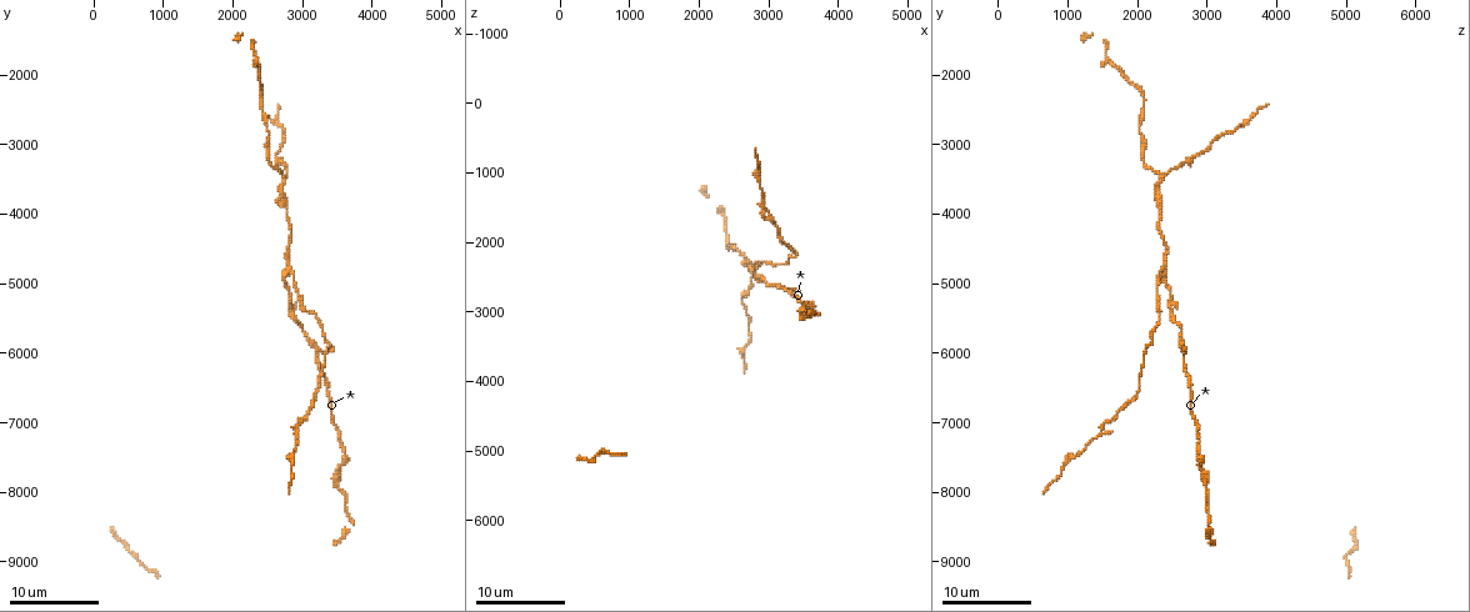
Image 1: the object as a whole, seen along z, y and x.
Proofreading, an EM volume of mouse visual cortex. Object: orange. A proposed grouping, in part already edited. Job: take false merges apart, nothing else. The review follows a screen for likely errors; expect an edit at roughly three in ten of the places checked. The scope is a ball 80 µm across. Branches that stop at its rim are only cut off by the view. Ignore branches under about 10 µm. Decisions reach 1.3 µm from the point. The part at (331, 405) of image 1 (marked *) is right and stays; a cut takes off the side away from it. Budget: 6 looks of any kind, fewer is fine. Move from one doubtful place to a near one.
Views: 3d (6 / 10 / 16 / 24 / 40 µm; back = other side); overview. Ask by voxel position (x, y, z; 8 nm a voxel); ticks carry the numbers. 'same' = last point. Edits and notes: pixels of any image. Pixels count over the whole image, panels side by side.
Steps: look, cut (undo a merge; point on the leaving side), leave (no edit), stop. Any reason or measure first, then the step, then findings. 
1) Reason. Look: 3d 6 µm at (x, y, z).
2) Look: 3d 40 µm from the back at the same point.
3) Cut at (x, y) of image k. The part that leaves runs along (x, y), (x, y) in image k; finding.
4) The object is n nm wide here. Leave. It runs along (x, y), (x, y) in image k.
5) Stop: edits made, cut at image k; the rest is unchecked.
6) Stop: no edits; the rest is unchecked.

Thick turns thin. Look: 3d 10 µm at (3600, 7600, 2900).

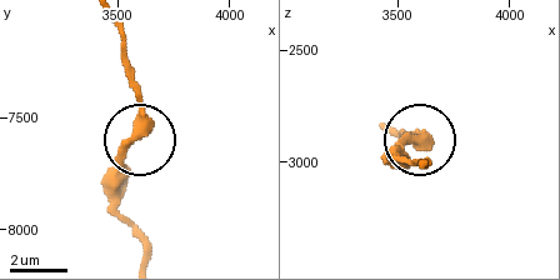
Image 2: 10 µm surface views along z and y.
Look: 3d 10 µm from the back at (3610, 7560, 2900).

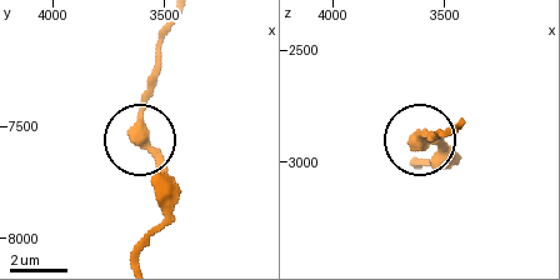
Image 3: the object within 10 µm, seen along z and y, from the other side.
Leave. All the same cell.

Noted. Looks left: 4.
Look: 3d 6 µm at (2800, 4800, 2400).

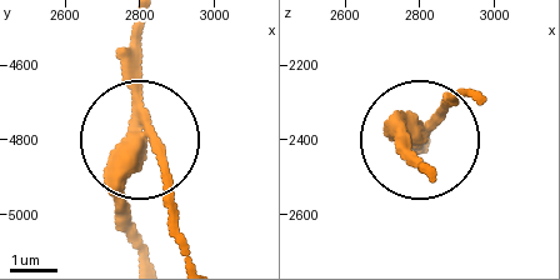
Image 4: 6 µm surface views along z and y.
3 arms meet here. Cut at (164, 151) of image 4. The part that leaves runs along (131, 93), (168, 173), (183, 256) in image 4; a second cell is stuck on.

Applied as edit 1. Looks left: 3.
Look: overview.

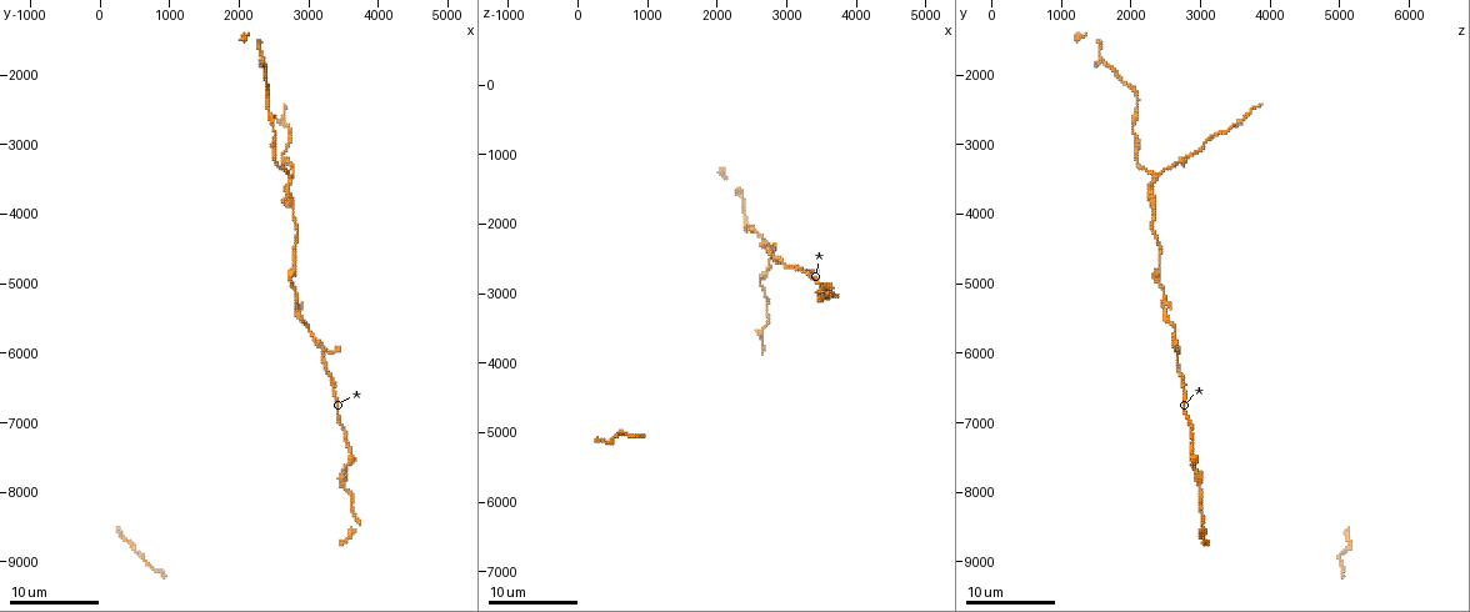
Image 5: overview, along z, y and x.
Two arms in line, one across. Look: 3d 16 µm at (2750, 3500, 2400).

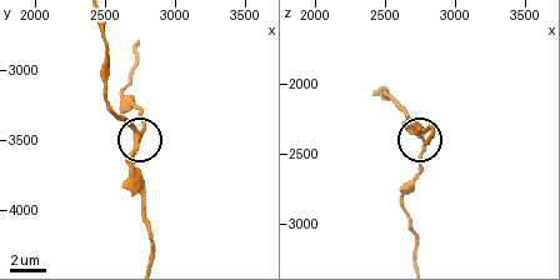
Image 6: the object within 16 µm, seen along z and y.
Other side. Look: 3d 16 µm from the back at the same point.

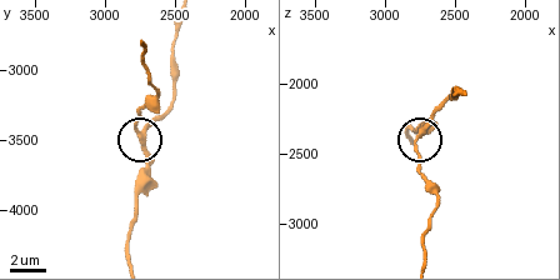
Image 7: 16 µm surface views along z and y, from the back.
The side arm is 16 µm long. Leave. It runs along (131, 258), (135, 181), (145, 159), (135, 128), (140, 106) in image 7; all the same cell.

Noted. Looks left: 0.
Stop: edits made, cut at image 4; the rest is unchecked.

